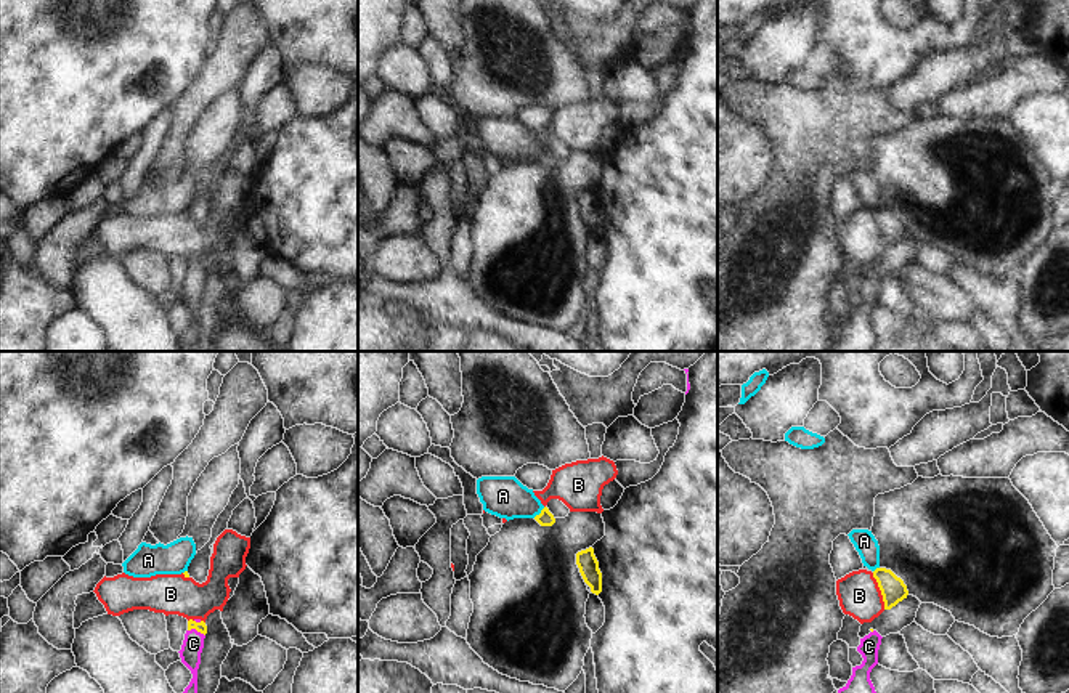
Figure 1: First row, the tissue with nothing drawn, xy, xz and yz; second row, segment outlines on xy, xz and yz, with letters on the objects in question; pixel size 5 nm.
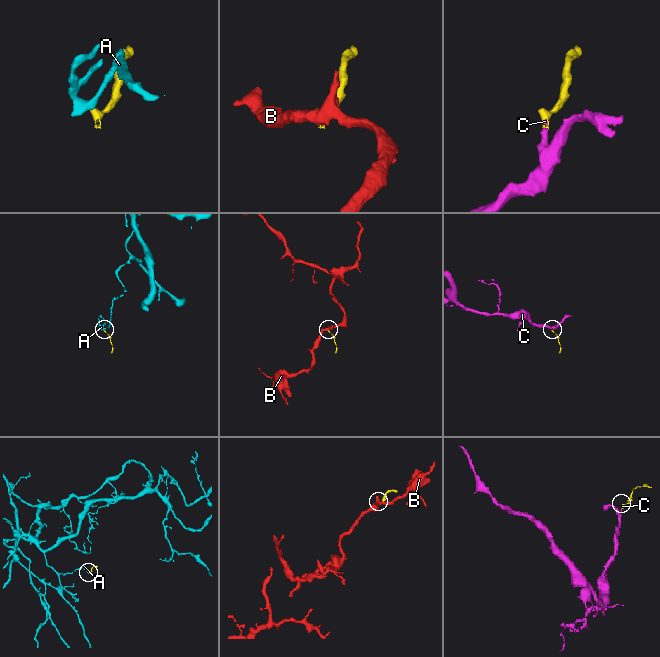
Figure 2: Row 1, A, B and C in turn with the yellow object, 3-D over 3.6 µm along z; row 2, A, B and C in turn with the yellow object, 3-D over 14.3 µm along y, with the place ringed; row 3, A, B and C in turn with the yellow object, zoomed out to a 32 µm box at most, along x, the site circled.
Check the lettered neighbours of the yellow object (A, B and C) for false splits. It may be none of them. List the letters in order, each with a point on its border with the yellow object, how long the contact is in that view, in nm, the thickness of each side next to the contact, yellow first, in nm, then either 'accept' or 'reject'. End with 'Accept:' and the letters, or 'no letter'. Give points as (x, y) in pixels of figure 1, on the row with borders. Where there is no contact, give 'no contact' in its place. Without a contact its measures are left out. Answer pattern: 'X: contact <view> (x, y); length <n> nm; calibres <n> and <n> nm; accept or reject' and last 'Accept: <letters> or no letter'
A: contact xz (540, 514); length 80 nm; calibres 80 and 200 nm; reject
B: contact yz (880, 589); length 200 nm; calibres 130 and 220 nm; reject
C: contact xy (196, 629); length 90 nm; calibres 50 and 110 nm; accept
Accept: C

